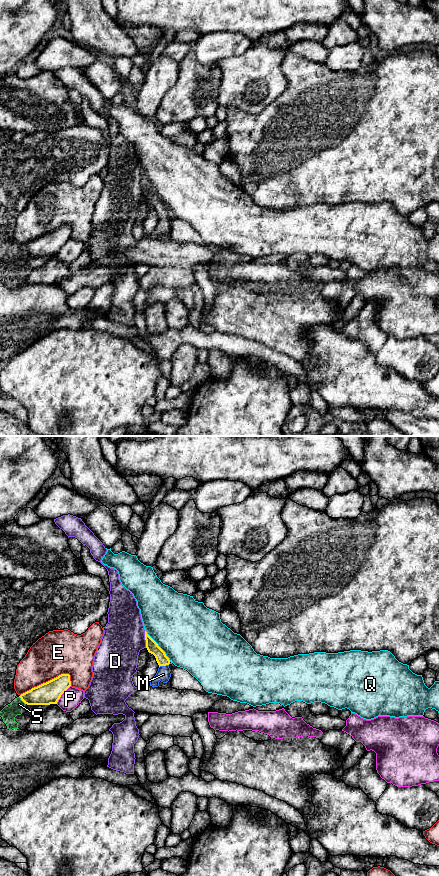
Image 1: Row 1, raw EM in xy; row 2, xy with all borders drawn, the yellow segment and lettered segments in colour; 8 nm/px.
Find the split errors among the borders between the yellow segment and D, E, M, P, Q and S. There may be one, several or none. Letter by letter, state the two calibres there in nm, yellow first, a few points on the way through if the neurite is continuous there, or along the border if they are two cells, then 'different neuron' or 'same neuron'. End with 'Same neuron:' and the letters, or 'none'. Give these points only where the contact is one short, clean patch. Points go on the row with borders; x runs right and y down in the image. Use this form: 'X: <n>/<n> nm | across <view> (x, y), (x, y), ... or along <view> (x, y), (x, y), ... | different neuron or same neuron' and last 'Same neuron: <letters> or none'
D: 90/340 nm | different neuron
E: 180/340 nm | different neuron
M: 90/120 nm | across xy (152, 647), (160, 655), (163, 665), (163, 674) | same neuron
P: 180/160 nm | different neuron
Q: 90/480 nm | along xy (145, 630), (170, 661) | different neuron
S: 180/120 nm | different neuron
Same neuron: M

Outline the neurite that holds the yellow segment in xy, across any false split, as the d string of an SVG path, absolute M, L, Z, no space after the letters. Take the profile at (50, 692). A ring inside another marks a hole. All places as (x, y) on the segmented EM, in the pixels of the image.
M61 674L21 694L19 697L27 705L57 704L61 695L71 686L70 675Z

